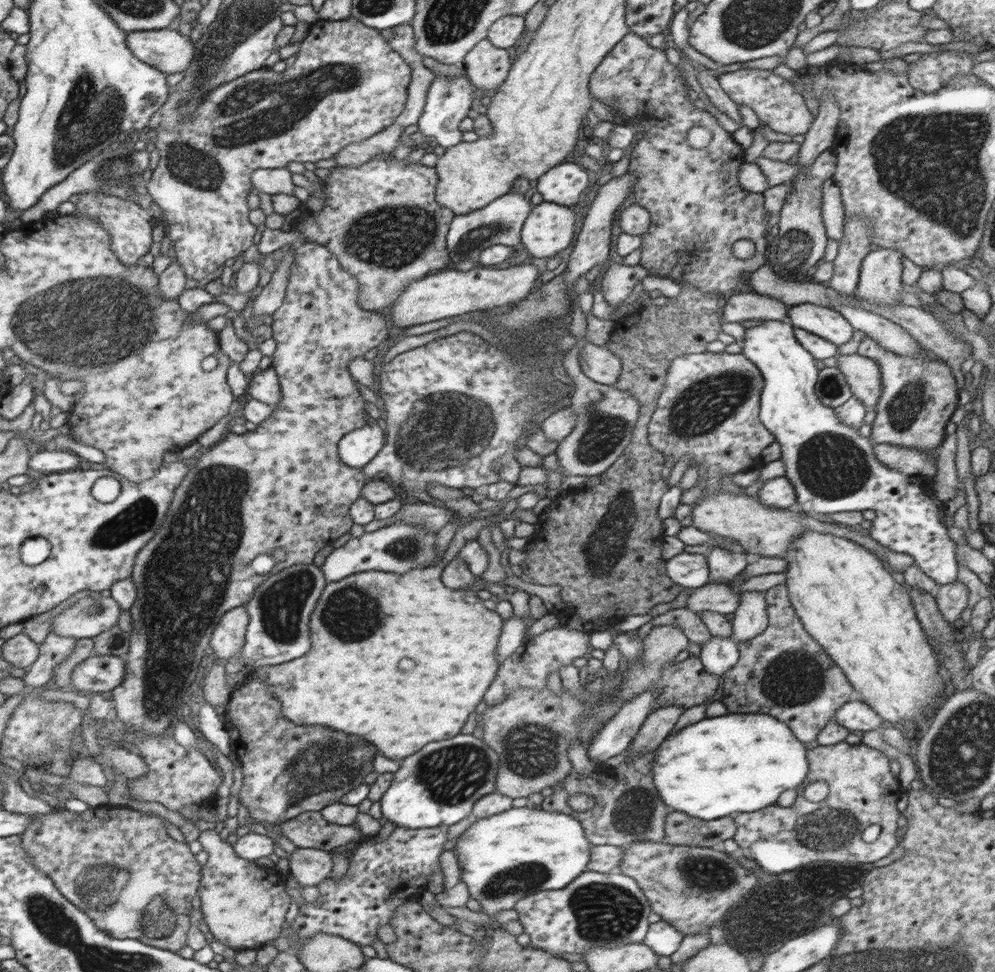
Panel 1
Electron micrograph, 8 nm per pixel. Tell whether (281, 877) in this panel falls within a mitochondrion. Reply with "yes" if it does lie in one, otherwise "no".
no

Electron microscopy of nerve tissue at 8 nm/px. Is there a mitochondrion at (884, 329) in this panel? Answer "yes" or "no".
no

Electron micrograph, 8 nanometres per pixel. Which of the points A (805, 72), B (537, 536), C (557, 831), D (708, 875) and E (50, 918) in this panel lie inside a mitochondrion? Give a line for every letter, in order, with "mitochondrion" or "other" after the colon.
A: other
B: other
C: other
D: mitochondrion
E: mitochondrion

